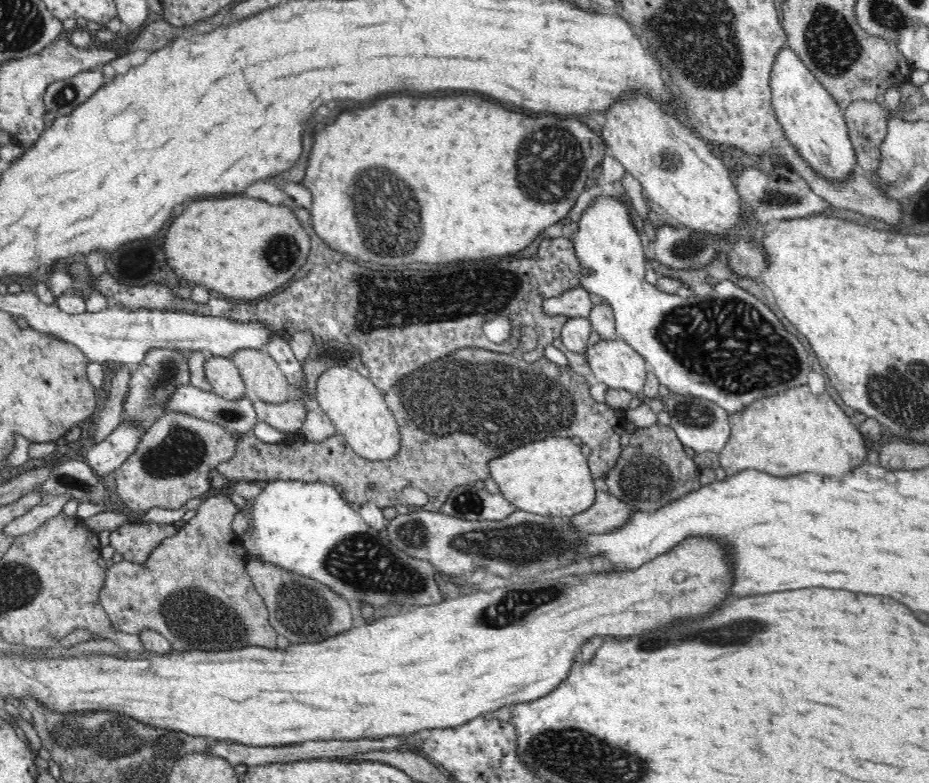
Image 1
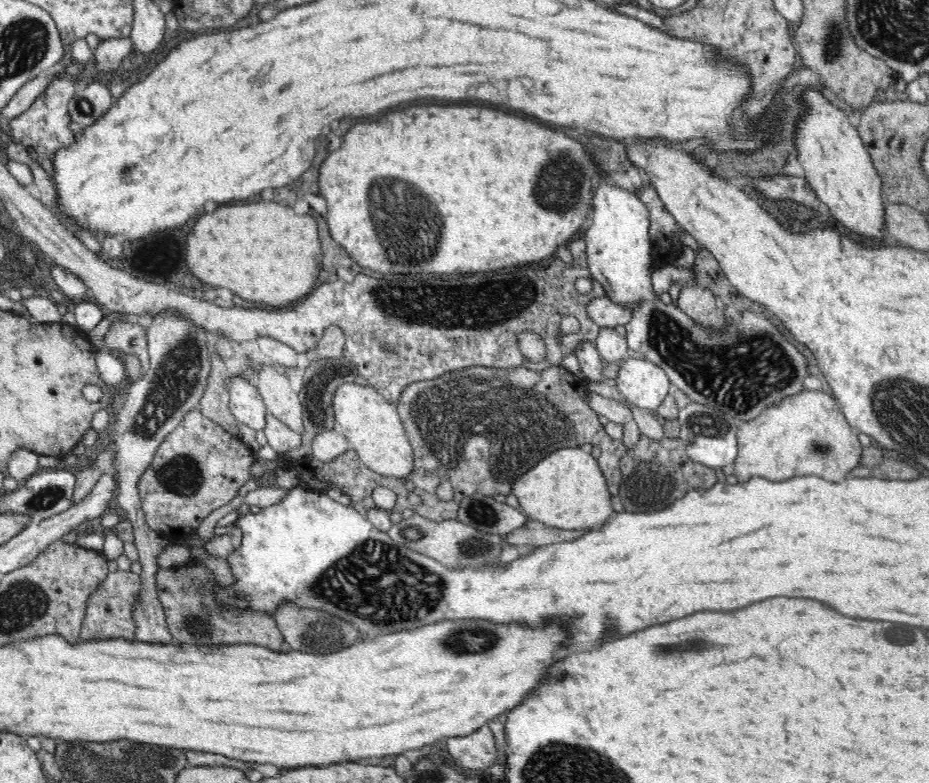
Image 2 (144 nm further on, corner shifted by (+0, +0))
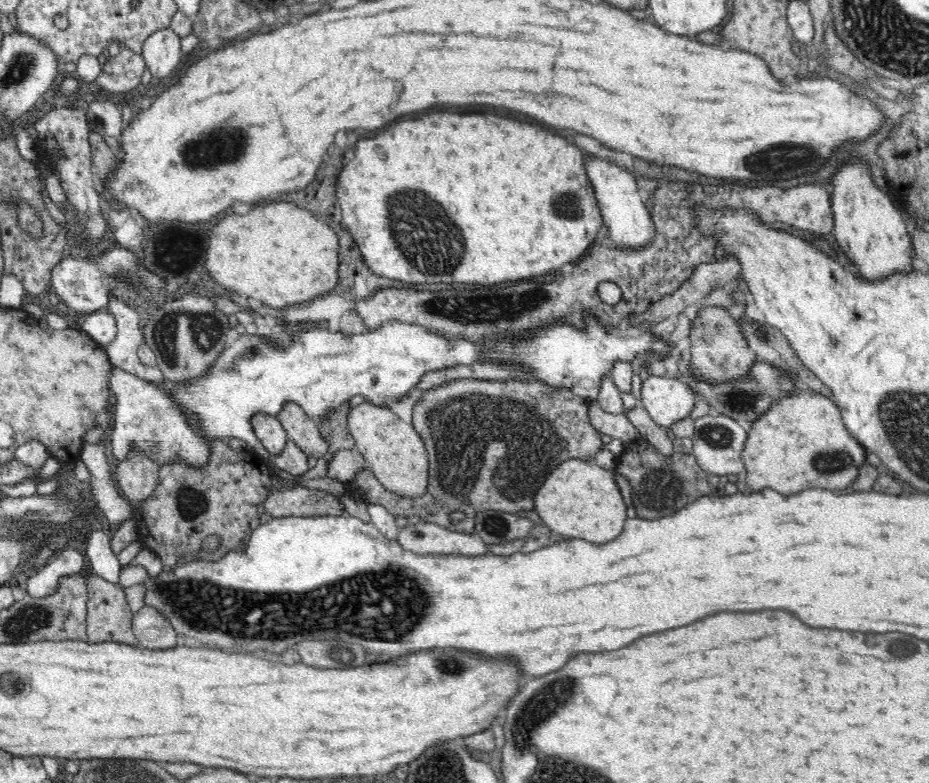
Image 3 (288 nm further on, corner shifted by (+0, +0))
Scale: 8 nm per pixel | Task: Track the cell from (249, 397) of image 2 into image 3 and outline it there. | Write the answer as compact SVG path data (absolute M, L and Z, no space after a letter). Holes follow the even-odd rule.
M254 416L252 426L254 426L258 440L266 448L266 452L270 454L270 458L284 454L290 438L288 438L288 432L280 420L276 420L272 416Z

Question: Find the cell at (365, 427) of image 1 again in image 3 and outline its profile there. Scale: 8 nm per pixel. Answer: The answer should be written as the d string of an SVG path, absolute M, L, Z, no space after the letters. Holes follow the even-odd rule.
M364 402L348 416L348 428L358 446L356 450L368 464L368 470L372 470L374 476L384 482L384 488L388 488L388 492L404 498L426 496L430 468L428 452L424 440L420 440L420 436L408 422L400 420L400 416L392 410L384 410L384 406L372 406L370 402Z

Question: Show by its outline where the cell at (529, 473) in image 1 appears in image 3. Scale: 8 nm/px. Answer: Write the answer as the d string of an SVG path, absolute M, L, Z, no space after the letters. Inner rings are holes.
M566 460L562 462L552 476L546 480L546 484L542 486L540 492L534 494L534 510L542 516L542 522L558 534L560 540L586 540L586 542L596 542L596 544L604 544L604 542L612 542L614 538L618 538L624 530L624 520L628 520L628 506L622 500L620 488L616 484L614 472L606 472L602 468L596 466L596 462L588 462L588 460Z

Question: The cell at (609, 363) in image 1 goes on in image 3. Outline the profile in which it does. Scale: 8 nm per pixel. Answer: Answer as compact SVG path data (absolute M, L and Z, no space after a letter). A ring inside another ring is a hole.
M646 378L642 384L644 410L650 418L666 430L672 430L678 422L688 420L694 412L698 398L692 396L688 384L670 378Z

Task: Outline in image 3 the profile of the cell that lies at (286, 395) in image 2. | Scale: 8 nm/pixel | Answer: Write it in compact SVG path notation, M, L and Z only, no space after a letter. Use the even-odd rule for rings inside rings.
M286 406L284 414L280 416L282 426L288 432L288 438L308 456L308 458L328 458L330 456L330 448L328 442L322 438L322 434L318 432L314 420L310 416L306 416L298 406Z

